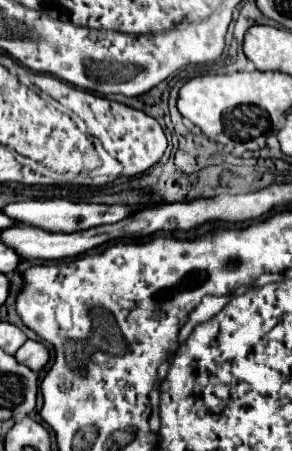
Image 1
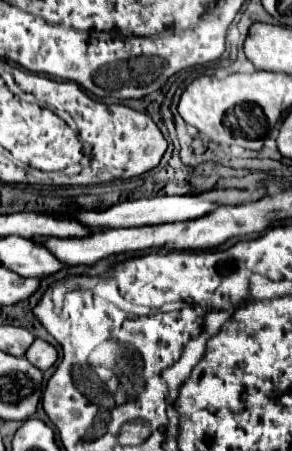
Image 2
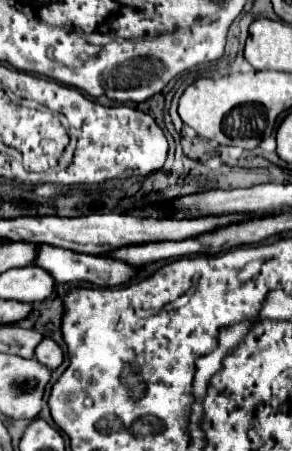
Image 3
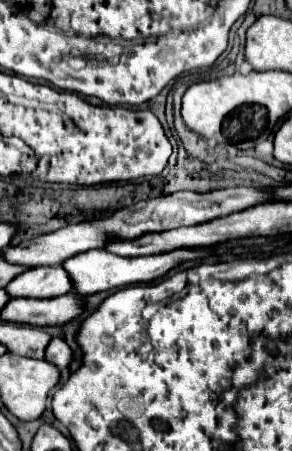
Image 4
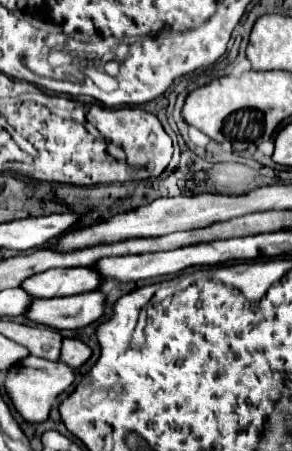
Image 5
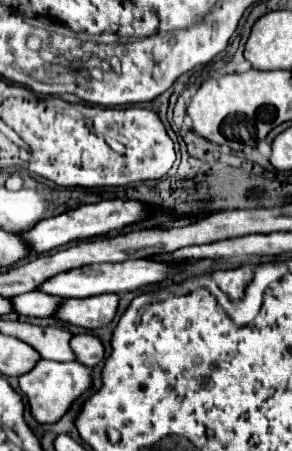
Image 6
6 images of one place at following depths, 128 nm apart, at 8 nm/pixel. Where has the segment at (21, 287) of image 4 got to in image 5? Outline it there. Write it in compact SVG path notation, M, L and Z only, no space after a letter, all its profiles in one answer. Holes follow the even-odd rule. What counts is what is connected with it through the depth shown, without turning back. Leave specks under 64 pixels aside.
M54 268L24 280L22 288L34 298L62 298L100 290L104 276L94 268Z

